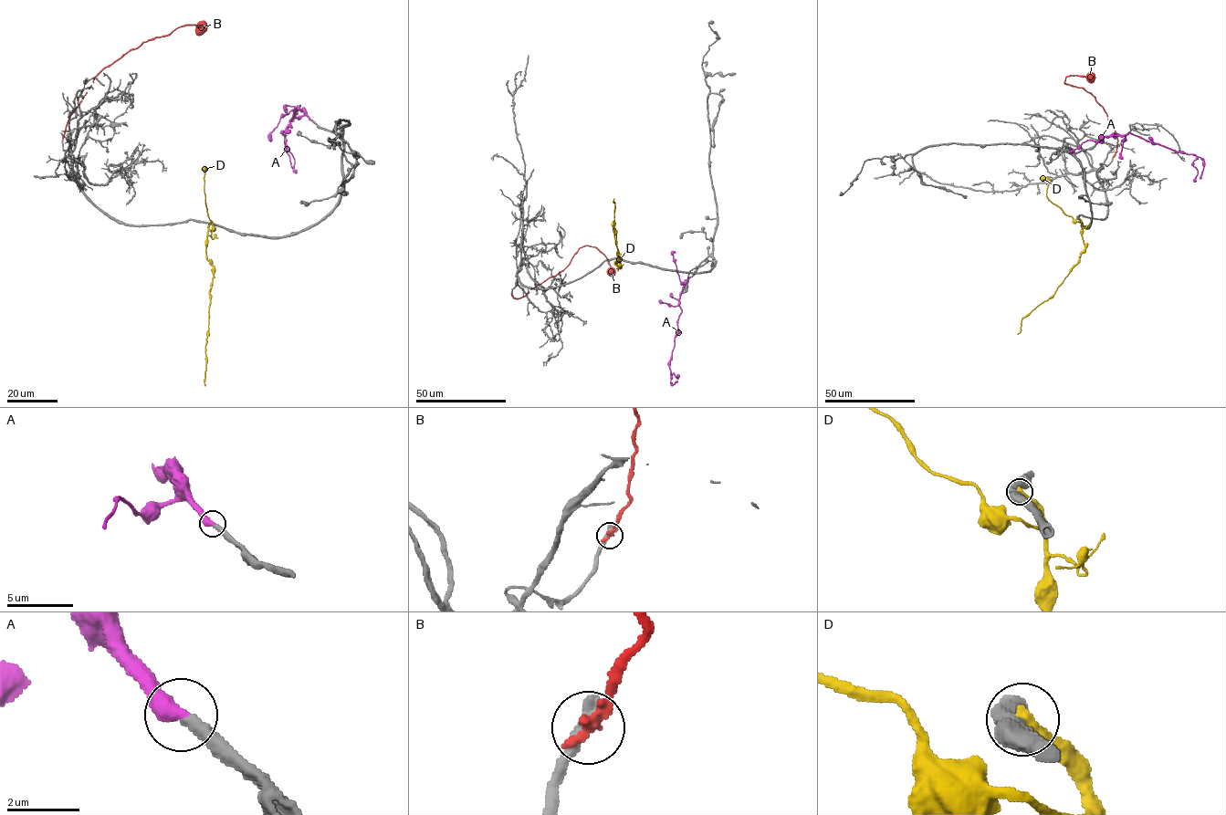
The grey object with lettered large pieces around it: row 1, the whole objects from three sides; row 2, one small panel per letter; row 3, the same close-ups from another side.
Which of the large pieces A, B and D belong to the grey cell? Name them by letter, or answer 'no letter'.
A

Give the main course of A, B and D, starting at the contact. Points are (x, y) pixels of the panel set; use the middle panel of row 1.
A: (690, 277), (680, 297), (682, 312), (669, 366), (671, 377), (673, 374), (677, 379), (679, 375)
B: (512, 295), (519, 298), (554, 276), (585, 245), (594, 246), (607, 258), (612, 276)
D: (617, 258), (614, 263), (618, 266), (614, 198)

